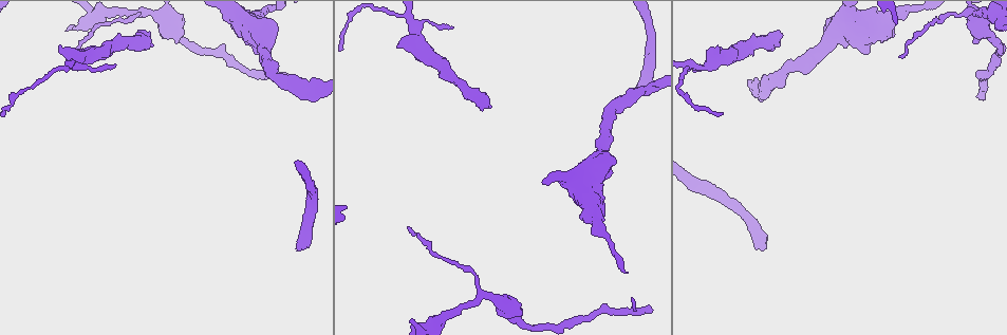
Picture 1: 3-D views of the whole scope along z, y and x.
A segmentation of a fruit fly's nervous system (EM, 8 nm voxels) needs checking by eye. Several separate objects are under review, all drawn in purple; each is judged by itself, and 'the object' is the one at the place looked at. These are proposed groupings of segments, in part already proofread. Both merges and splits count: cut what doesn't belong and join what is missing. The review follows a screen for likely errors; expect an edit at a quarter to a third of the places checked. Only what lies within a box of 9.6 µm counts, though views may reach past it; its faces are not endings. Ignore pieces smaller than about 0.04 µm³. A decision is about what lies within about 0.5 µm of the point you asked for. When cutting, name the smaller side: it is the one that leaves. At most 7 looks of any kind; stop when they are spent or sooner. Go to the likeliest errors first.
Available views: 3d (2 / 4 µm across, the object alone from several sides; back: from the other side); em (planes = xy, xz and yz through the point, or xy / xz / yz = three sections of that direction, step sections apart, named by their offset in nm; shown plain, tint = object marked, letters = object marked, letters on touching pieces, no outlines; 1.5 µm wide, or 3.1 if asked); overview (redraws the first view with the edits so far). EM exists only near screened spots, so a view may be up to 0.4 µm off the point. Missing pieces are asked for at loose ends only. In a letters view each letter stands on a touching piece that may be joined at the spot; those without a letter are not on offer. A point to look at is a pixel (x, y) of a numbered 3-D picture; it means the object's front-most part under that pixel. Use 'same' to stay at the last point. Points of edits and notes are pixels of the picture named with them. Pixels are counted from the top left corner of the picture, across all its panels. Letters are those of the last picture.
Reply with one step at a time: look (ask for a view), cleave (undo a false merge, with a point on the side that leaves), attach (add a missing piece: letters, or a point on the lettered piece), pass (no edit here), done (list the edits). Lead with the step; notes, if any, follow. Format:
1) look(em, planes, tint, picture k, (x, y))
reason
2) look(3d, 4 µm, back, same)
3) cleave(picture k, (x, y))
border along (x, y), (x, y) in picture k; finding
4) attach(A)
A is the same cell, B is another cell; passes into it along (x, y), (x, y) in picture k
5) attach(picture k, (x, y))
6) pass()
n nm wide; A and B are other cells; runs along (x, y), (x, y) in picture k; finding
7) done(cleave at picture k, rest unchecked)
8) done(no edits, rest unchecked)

look(3d, 2 µm, picture 1, (982, 99))
free end

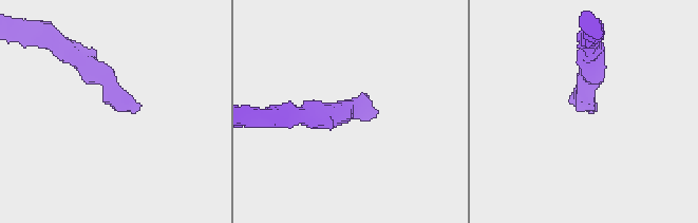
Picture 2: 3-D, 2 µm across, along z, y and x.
look(em, planes, letters, picture 2, (369, 117))

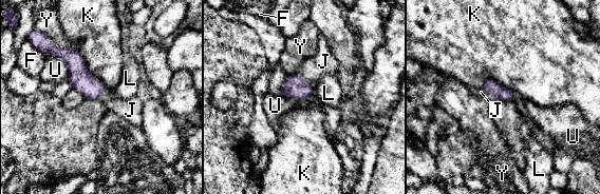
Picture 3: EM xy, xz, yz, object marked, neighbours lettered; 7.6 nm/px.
attach(J)
J is the same cell, F, K, L, U and Y are other cells; passes into it along (295, 86), (304, 81), (323, 61) in picture 3; it goes on there

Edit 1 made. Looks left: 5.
look(3d, 2 µm, back, picture 1, (297, 251))
free end

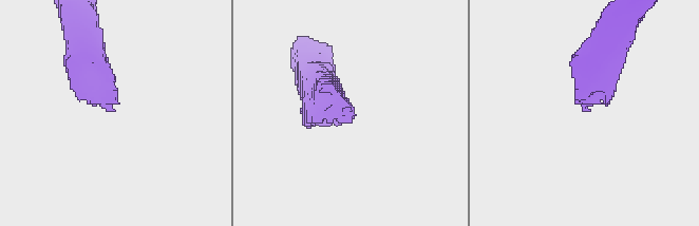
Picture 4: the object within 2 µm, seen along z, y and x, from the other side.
look(em, planes, letters, picture 4, (587, 109))
shape alone is not enough

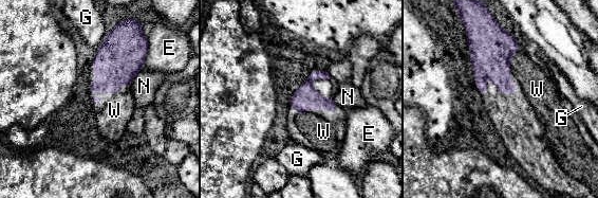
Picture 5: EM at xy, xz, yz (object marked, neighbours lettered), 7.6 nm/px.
attach(W)
W is the same cell, E, G and N are other cells; passes into it along (490, 51), (509, 77), (537, 89) in picture 5; it goes on there

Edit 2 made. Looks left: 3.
look(overview)
redraw

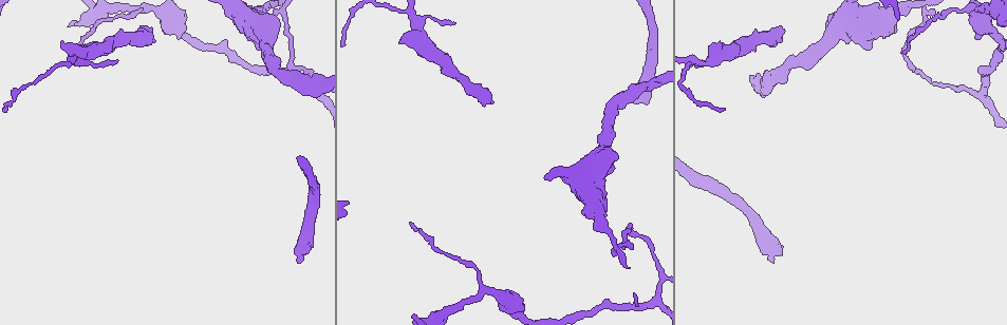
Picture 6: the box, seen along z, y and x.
look(3d, 4 µm, picture 6, (116, 62))
free end

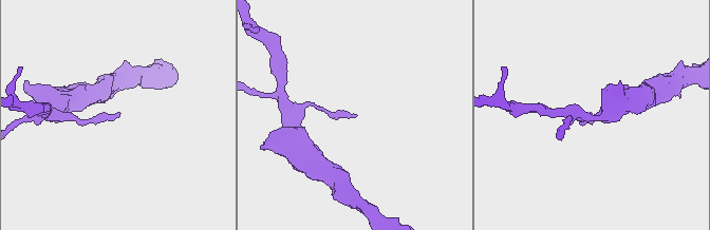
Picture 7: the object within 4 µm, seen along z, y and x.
look(em, xz, step 4, letters, picture 7, (119, 115))
now the EM

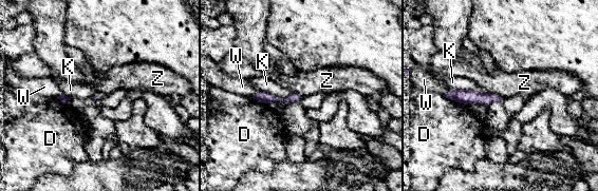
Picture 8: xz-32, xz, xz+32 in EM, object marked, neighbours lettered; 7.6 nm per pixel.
pass()
D, K, W and Z are other cells; runs along (449, 95), (500, 99) in picture 8; no lettered piece goes on from it

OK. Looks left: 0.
done(attach at picture 3, attach at picture 5, rest unchecked)

